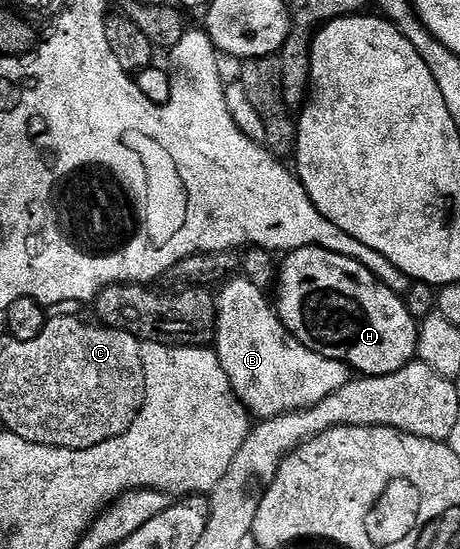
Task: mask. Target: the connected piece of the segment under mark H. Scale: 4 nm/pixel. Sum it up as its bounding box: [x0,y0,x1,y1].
[277,245,419,377]

